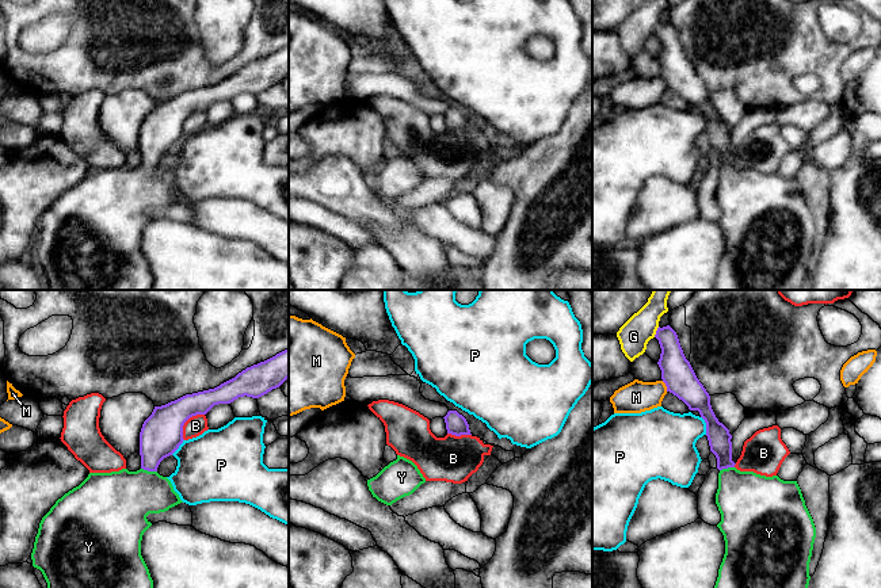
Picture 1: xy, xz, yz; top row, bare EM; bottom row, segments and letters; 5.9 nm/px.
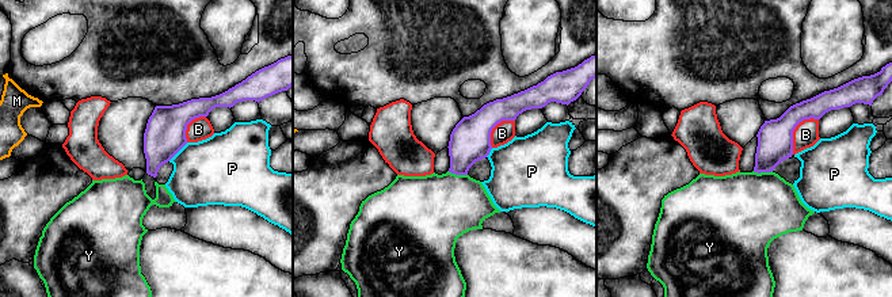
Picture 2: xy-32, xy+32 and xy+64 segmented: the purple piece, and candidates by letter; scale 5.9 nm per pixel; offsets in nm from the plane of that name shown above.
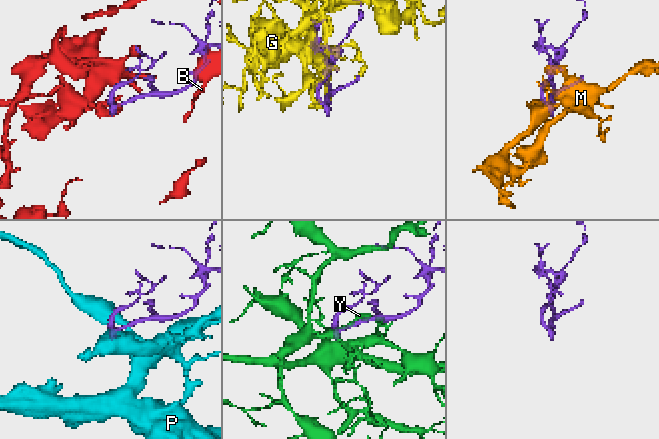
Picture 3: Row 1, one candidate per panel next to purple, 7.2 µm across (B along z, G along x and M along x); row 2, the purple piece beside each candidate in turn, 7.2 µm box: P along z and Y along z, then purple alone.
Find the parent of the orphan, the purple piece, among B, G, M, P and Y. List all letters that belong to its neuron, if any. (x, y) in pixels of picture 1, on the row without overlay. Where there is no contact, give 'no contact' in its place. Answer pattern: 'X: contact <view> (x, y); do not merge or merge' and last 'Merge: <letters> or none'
B: contact xy (186, 117); do not merge
G: contact yz (656, 29); do not merge
M: contact yz (666, 81); do not merge
P: contact yz (706, 122); do not merge
Y: contact xy (149, 167); merge
Merge: Y

